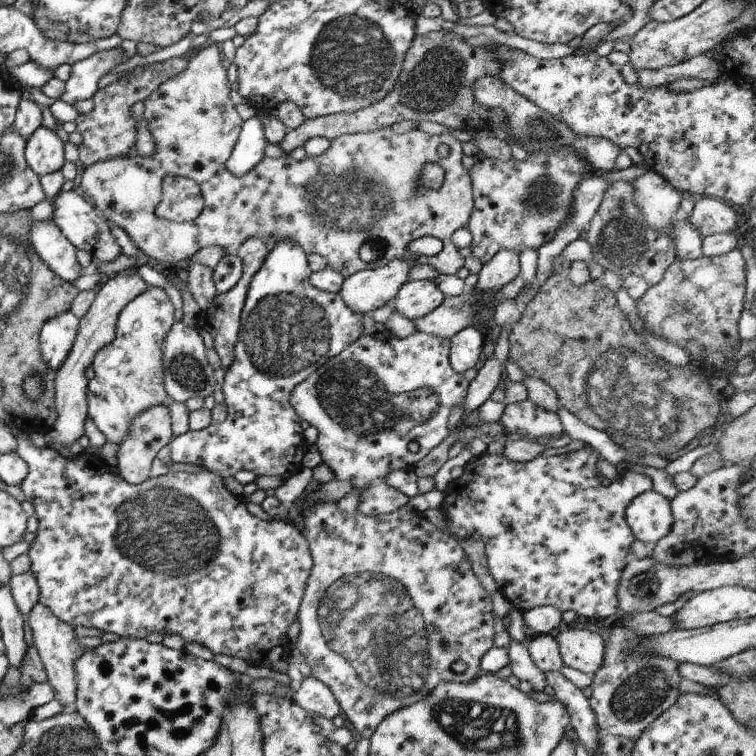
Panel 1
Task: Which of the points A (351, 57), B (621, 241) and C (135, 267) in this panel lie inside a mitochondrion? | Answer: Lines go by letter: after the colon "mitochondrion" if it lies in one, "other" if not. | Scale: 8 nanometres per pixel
A: mitochondrion
B: mitochondrion
C: other

